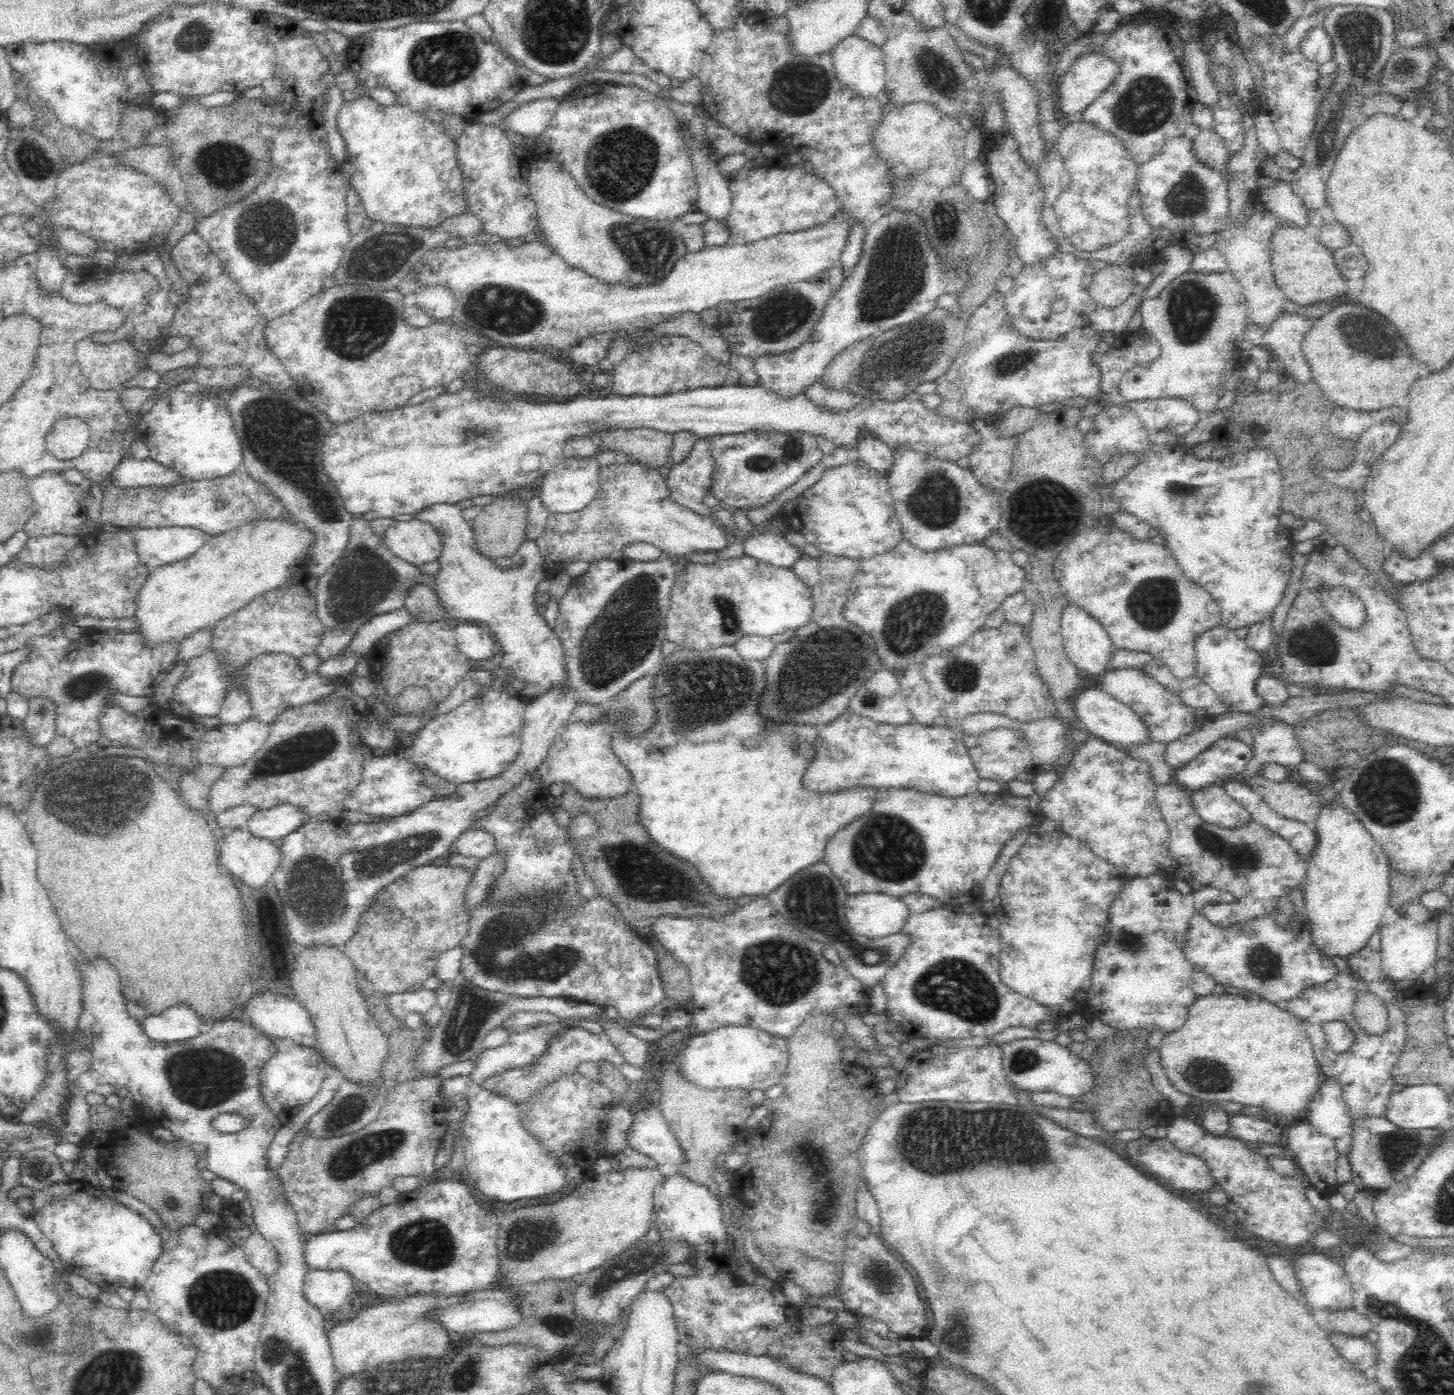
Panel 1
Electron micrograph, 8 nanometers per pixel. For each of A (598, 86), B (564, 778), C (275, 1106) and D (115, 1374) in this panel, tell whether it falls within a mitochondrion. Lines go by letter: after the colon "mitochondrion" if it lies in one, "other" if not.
A: other
B: other
C: other
D: mitochondrion

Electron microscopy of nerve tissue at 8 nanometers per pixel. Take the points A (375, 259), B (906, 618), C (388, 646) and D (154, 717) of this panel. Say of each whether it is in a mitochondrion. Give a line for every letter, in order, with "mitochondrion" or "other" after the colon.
A: mitochondrion
B: mitochondrion
C: other
D: other

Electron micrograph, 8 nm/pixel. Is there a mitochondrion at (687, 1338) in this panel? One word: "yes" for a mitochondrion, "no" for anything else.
no

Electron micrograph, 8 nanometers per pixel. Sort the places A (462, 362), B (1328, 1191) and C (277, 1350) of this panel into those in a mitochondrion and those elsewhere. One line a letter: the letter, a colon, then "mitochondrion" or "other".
A: other
B: other
C: mitochondrion

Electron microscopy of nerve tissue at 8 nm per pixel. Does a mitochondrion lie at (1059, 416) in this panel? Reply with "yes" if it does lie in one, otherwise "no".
no

